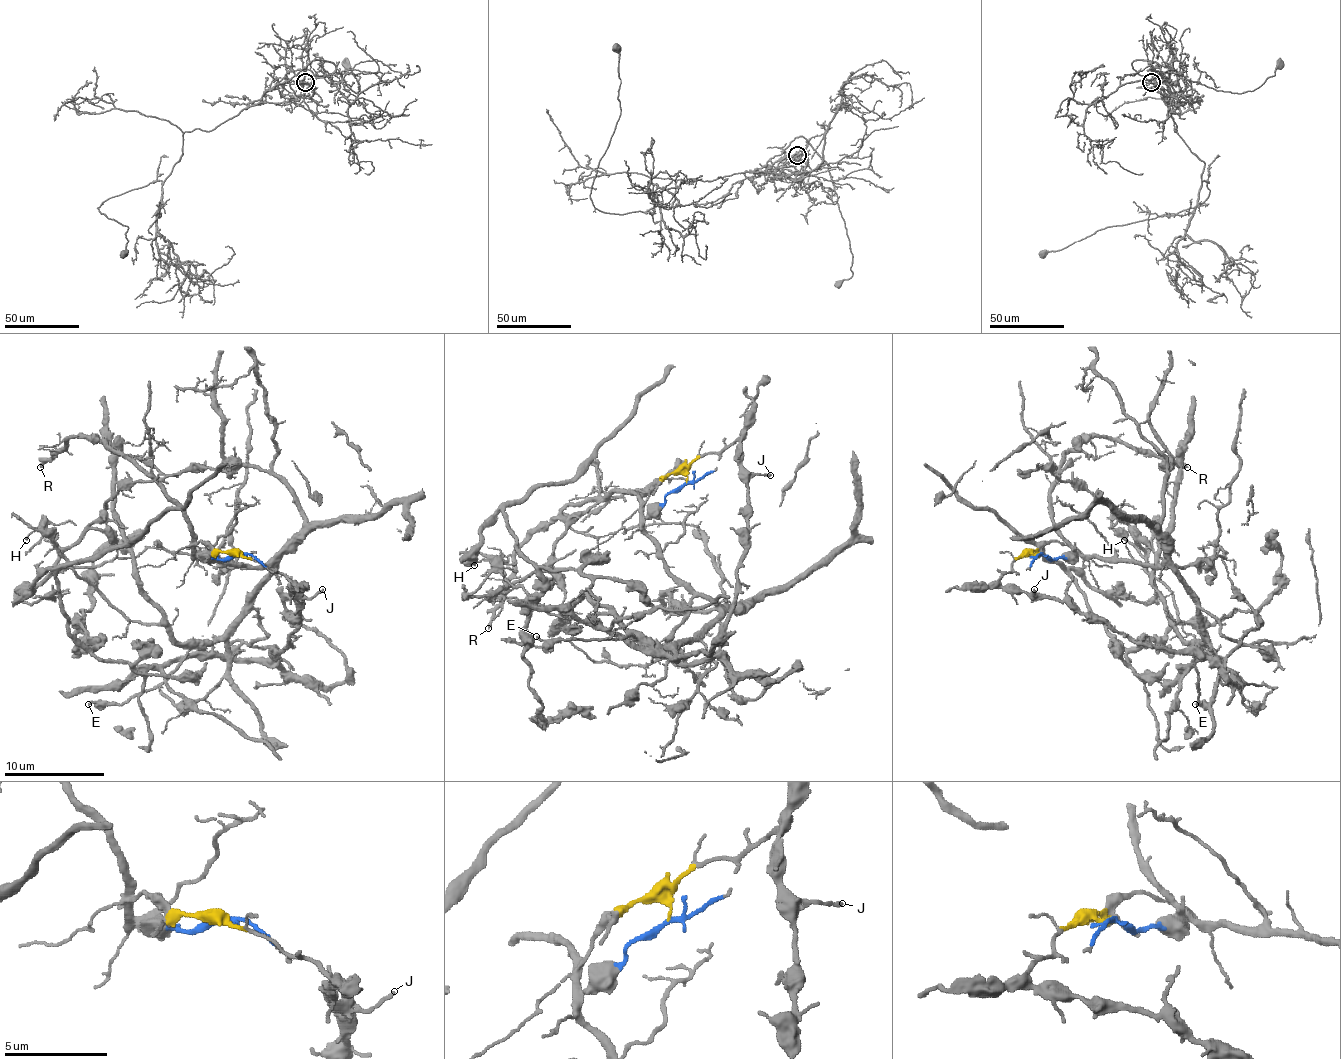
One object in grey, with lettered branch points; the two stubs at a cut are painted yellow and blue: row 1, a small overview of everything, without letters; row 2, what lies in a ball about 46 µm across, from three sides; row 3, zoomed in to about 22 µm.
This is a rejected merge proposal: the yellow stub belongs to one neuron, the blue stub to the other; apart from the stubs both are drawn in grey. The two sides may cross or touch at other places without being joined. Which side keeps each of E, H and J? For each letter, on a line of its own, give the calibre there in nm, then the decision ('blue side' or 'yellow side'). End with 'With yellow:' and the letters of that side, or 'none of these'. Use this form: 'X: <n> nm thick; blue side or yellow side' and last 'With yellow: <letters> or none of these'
E: 160 nm thick; blue side
H: 120 nm thick; blue side
J: 180 nm thick; yellow side
With yellow: J

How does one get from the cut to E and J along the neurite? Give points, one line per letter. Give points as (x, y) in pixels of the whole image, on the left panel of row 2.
E: (237, 556), (195, 558), (270, 566), (248, 608), (220, 636), (200, 641), (152, 689), (122, 704), (89, 704)
J: (237, 556), (240, 553), (275, 571), (290, 583), (290, 588), (300, 598), (313, 598), (323, 588)

